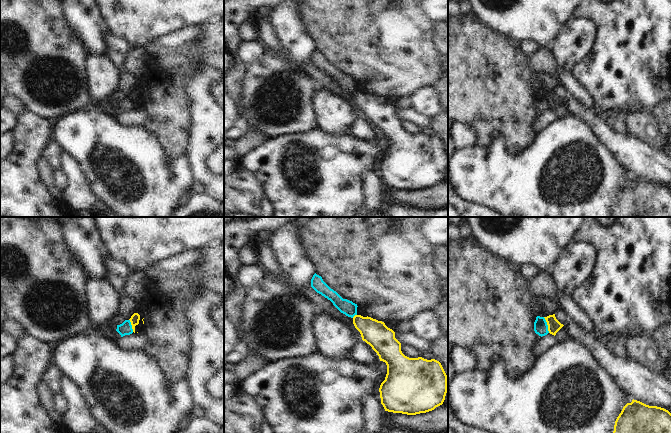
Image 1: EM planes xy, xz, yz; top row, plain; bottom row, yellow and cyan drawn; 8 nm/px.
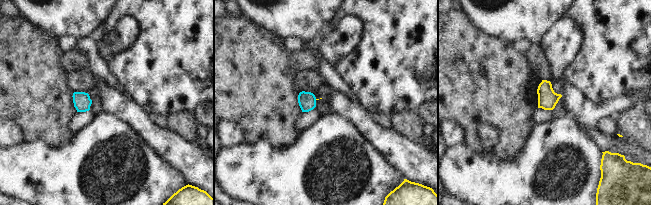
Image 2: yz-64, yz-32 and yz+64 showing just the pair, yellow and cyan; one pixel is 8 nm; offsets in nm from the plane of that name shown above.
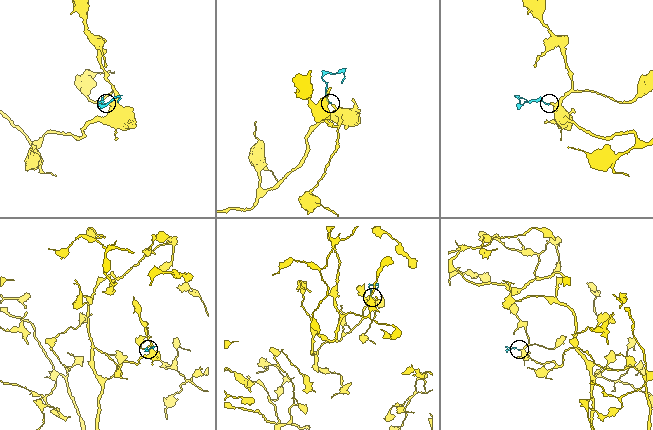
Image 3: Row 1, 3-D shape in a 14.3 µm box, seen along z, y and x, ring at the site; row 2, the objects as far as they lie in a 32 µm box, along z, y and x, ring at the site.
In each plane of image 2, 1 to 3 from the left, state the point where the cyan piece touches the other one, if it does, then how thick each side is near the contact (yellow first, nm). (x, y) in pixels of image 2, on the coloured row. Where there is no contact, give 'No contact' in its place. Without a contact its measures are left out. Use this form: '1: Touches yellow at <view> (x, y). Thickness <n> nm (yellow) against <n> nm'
1: No contact
2: No contact
3: No contact.

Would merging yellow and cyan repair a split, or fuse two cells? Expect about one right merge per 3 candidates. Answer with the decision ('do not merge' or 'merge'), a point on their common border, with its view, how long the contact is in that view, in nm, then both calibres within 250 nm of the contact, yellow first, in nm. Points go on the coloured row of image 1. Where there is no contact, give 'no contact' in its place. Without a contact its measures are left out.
do not merge; meets yellow in yz at (547, 324); contact 140 nm long; 100 nm thick on the yellow side, 110 nm on the other

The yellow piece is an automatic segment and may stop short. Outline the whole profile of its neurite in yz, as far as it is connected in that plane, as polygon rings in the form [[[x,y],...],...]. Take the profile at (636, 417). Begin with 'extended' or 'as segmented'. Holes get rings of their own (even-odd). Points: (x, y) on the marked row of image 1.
as segmented; [[[633,399],[617,417],[613,433],[671,433],[671,413]]]

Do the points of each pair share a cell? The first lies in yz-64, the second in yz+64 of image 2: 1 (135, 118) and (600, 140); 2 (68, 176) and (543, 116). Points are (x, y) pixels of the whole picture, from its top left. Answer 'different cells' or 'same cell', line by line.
1: same cell
2: different cells

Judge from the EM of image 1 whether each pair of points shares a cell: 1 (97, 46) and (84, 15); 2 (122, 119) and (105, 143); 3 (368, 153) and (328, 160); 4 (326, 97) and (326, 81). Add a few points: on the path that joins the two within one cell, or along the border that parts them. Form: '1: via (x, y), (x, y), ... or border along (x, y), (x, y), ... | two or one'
1: via (92, 38), (87, 23) | one
2: border along (112, 116), (118, 123), (125, 126), (140, 126) | two
3: via (358, 159), (338, 160) | one
4: border along (317, 85), (323, 86), (346, 101) | two

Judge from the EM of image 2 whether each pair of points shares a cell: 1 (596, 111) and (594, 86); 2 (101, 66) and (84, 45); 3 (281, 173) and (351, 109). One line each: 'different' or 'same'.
1: different
2: same
3: different

